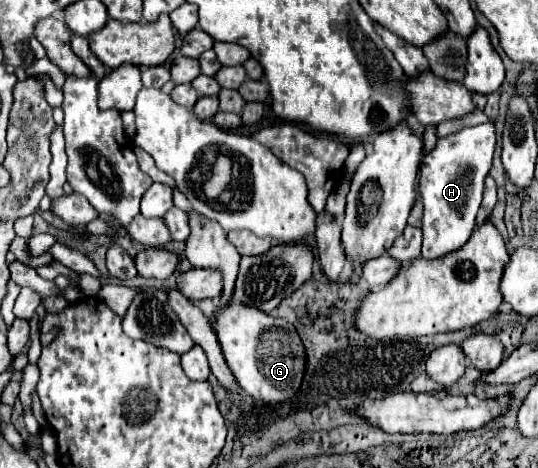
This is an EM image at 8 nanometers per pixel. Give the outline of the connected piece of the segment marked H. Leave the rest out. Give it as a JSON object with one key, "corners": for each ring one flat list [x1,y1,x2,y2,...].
{"corners":[[483,123,463,127,461,131,437,139,435,149,421,163,419,193,423,199,423,259,439,259,447,253,459,251,475,229,475,215,481,205,483,181,491,169,491,159,497,145,495,125]]}

